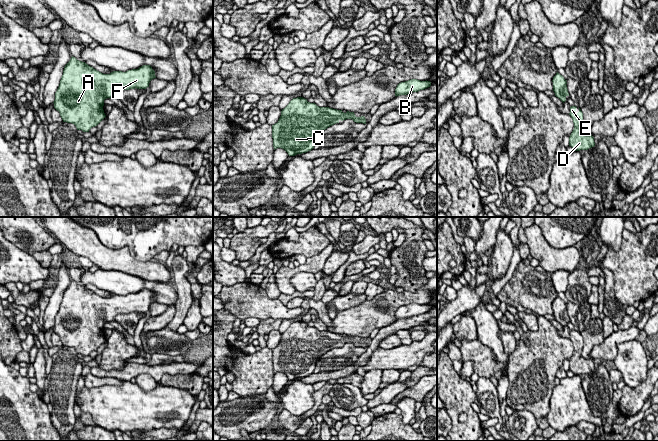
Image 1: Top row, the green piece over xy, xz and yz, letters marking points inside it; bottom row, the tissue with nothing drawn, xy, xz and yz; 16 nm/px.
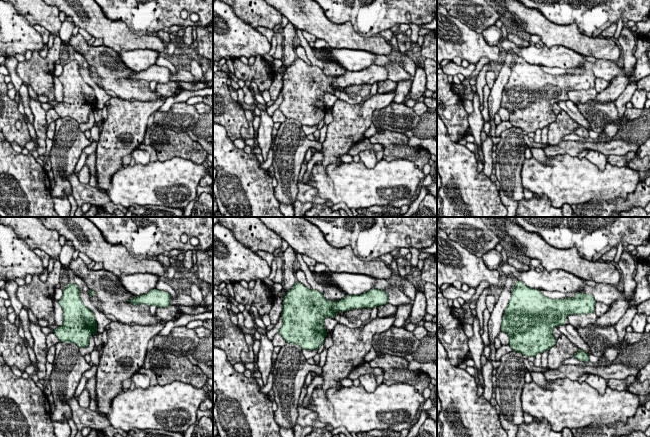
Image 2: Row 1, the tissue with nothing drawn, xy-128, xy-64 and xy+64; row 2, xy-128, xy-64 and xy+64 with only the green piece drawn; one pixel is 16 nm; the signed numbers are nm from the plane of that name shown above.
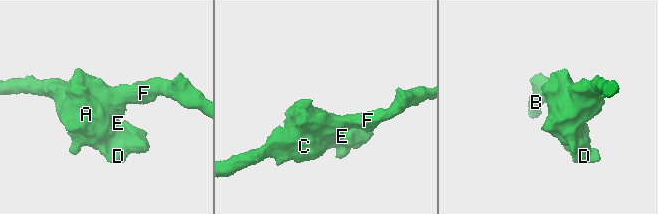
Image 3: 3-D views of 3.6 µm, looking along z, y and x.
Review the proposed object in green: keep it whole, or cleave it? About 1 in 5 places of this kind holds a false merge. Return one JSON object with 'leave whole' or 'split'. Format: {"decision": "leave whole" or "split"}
{"decision": "leave whole"}

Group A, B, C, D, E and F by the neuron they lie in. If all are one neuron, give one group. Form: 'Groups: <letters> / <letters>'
Groups: A B C D E F

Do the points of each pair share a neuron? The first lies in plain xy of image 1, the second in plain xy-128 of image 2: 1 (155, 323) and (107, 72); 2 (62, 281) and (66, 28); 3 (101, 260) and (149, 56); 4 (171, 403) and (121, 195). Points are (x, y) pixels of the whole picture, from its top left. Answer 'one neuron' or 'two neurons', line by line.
1: two neurons
2: one neuron
3: two neurons
4: one neuron

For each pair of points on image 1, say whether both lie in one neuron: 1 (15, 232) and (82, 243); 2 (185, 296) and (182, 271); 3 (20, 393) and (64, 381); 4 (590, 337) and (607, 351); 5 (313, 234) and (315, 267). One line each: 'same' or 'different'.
1: different
2: same
3: different
4: different
5: different

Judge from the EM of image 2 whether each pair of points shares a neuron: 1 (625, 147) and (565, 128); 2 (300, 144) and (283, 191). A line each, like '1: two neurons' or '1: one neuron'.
1: two neurons
2: one neuron

